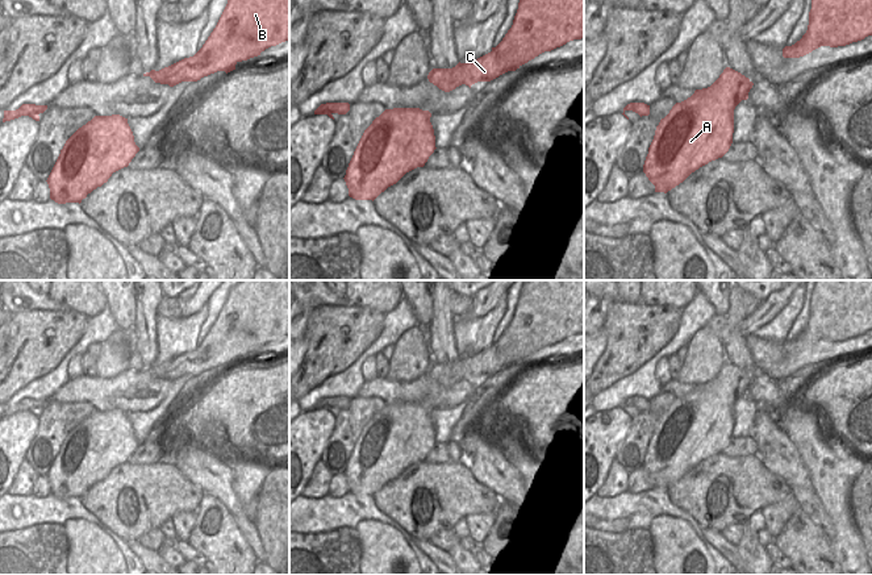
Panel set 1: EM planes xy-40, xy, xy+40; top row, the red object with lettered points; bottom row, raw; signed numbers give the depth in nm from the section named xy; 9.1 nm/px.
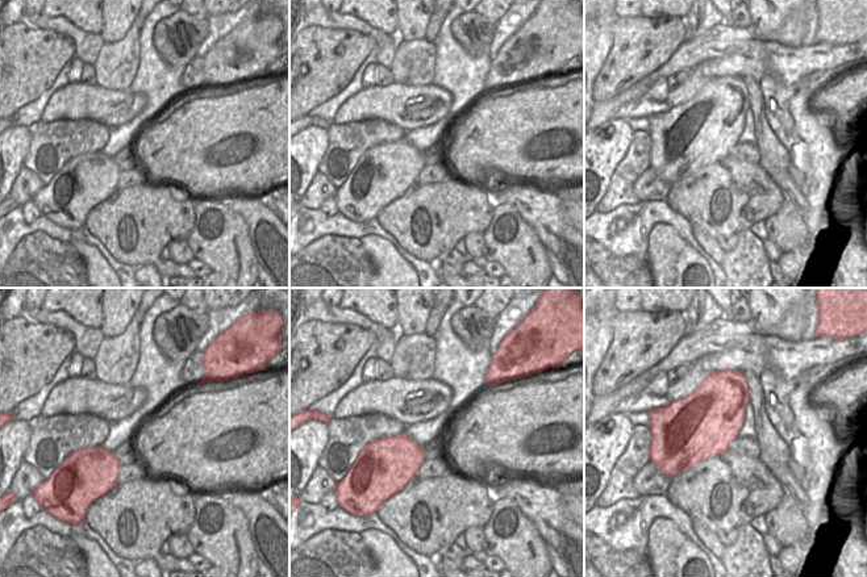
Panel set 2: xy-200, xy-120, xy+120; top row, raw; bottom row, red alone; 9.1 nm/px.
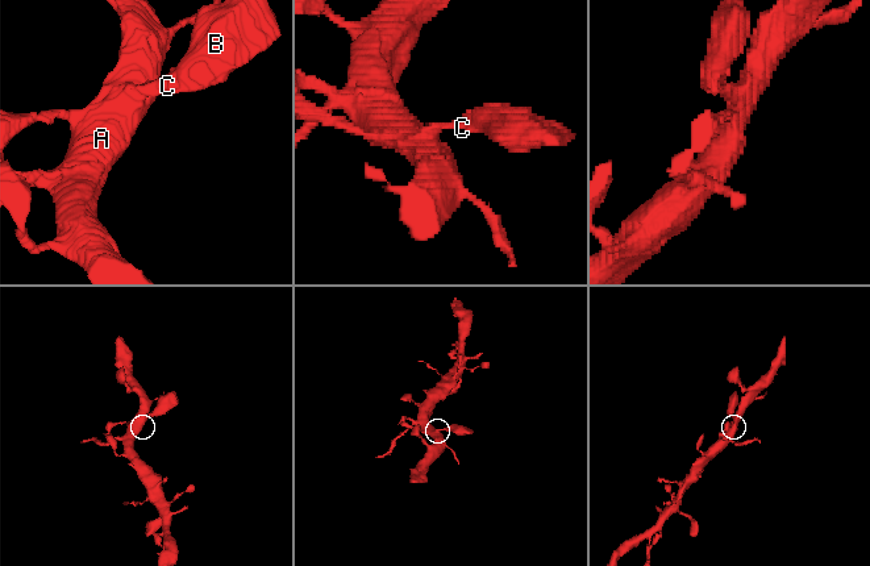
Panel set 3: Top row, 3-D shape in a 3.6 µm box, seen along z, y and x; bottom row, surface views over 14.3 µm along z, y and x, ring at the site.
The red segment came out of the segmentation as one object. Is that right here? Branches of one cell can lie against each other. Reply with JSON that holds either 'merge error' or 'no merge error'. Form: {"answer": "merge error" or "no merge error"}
{"answer": "no merge error"}

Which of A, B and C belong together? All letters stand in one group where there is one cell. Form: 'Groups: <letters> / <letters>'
Groups: A B C

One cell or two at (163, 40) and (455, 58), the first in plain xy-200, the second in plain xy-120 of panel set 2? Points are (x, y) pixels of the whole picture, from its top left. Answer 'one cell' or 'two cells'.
two cells

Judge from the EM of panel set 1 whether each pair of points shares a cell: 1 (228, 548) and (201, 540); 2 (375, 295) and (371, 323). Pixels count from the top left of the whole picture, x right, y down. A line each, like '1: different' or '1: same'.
1: same
2: different

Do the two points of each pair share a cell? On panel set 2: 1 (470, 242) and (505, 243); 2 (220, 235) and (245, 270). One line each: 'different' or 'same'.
1: different
2: same

